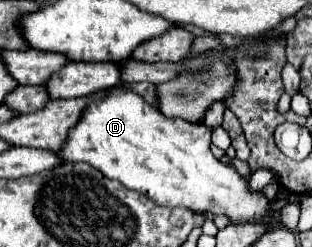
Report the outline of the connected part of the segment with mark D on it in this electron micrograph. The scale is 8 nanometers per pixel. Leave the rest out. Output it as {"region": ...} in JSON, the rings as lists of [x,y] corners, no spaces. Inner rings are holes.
{"region":[[[115,90],[99,102],[91,102],[81,124],[77,124],[59,152],[67,162],[87,162],[109,178],[119,180],[131,190],[137,190],[167,208],[187,208],[193,212],[227,216],[231,224],[259,224],[267,230],[281,226],[281,210],[271,208],[271,200],[263,192],[253,192],[249,180],[241,176],[231,164],[219,162],[211,150],[211,128],[205,124],[191,124],[181,118],[167,118],[157,108],[143,102],[143,98],[129,90]]]}

